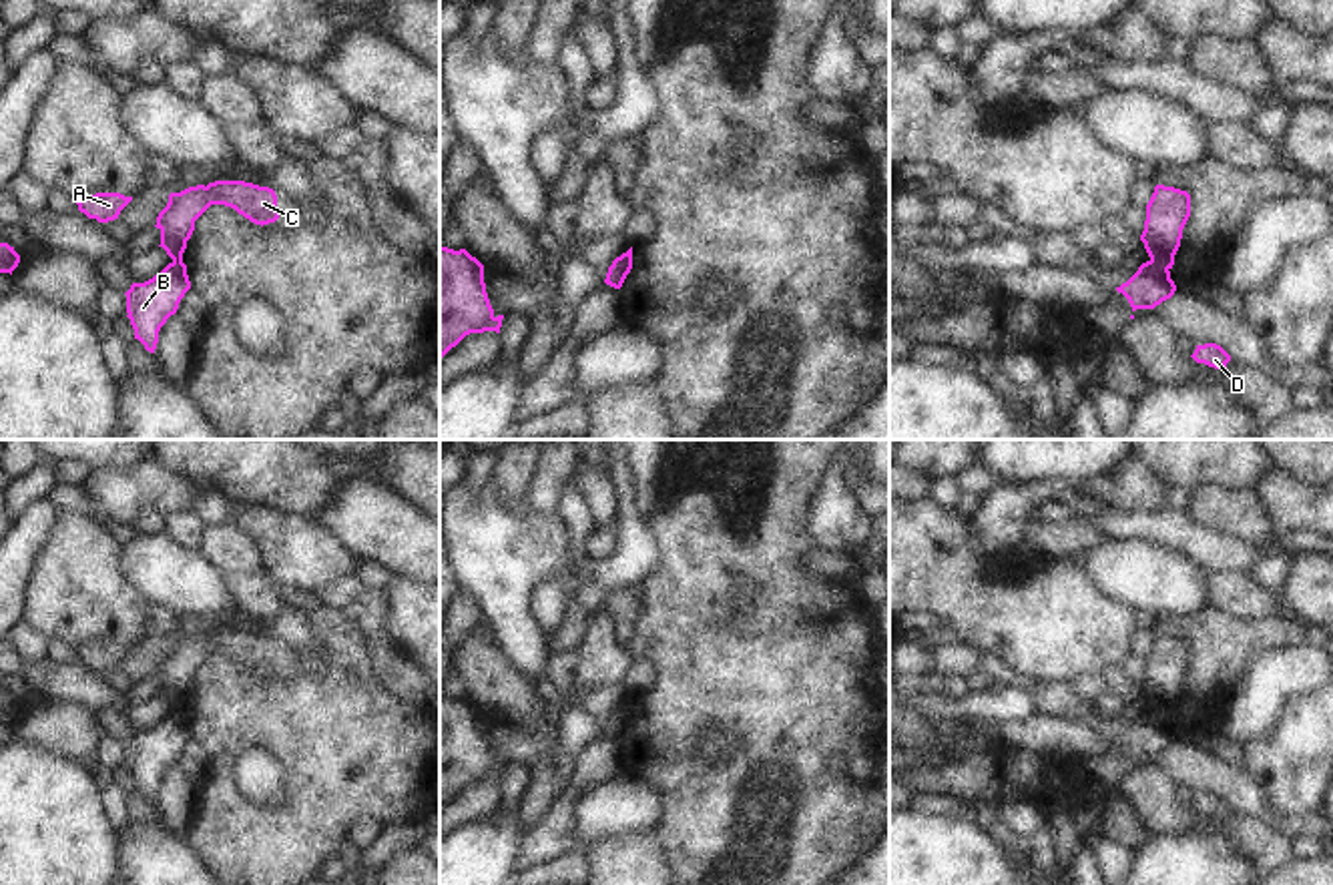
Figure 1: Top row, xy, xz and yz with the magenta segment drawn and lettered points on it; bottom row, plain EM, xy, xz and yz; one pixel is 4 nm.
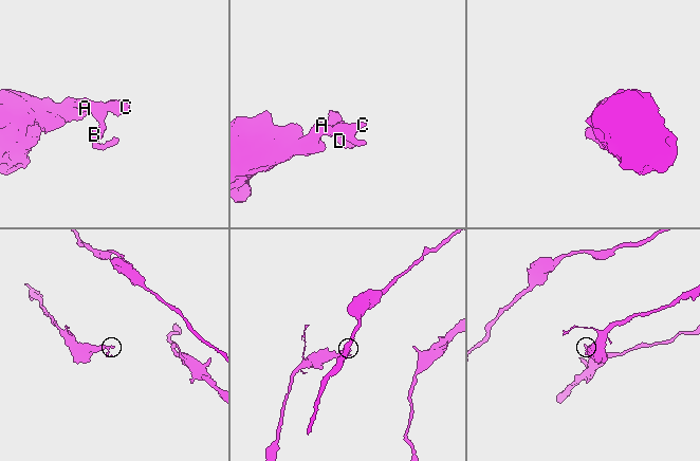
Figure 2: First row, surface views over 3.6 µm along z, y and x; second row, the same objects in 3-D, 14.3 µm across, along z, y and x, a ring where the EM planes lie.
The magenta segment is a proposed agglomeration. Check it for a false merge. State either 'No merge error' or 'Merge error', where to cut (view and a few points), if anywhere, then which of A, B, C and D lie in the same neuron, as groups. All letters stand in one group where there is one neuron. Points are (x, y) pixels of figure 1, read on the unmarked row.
Merge error. Split along yz (1151, 707), (1167, 719). Groups: A C / B D

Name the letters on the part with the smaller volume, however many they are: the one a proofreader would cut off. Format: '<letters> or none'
B, D

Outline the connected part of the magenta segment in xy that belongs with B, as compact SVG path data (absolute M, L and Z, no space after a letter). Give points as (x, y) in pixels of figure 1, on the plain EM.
M169 712L159 724L145 732L132 732L126 745L126 767L147 801L155 803L159 781L177 763L181 749L191 739L187 714Z

